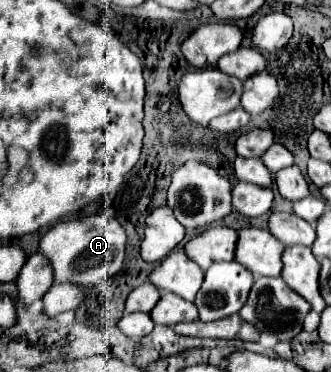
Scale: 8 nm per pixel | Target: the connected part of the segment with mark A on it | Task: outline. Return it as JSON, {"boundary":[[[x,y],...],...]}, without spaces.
{"boundary":[[[88,216],[80,220],[60,222],[50,228],[40,240],[40,252],[50,260],[54,282],[72,282],[84,288],[112,278],[120,272],[126,250],[126,232],[118,220],[106,216]]]}

